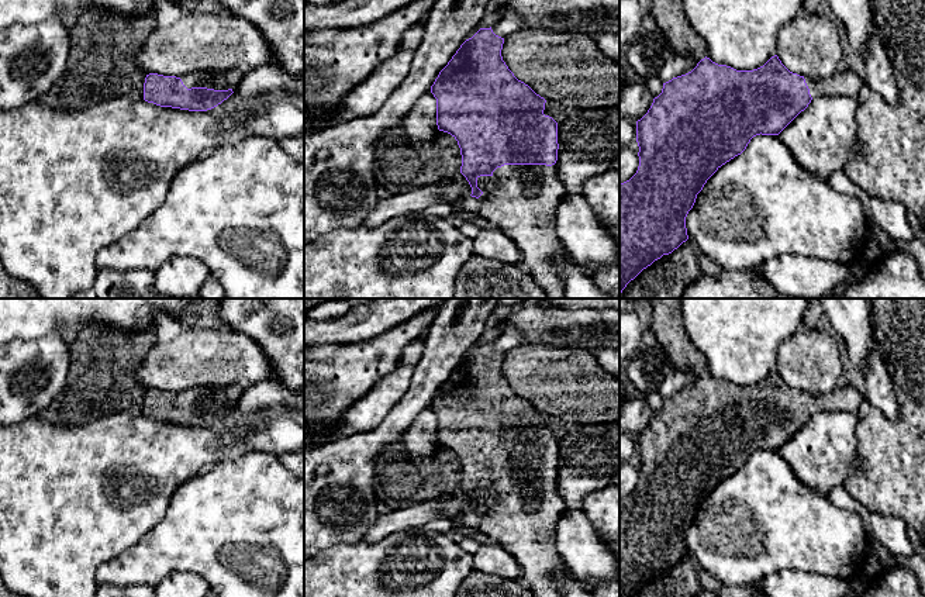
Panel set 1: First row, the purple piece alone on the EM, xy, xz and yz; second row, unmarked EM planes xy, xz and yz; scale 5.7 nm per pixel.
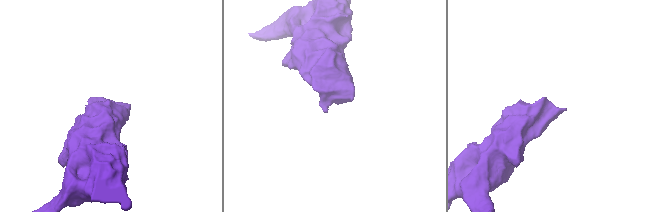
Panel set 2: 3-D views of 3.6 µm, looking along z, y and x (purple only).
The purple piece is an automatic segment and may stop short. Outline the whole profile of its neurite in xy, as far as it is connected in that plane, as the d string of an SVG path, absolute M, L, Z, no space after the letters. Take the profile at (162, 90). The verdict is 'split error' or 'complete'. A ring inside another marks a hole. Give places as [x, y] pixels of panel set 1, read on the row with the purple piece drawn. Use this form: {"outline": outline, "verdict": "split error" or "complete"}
{"outline": "M238 69L201 70L180 77L149 73L144 83L144 100L161 107L207 111L227 100L242 77Z", "verdict": "split error"}

